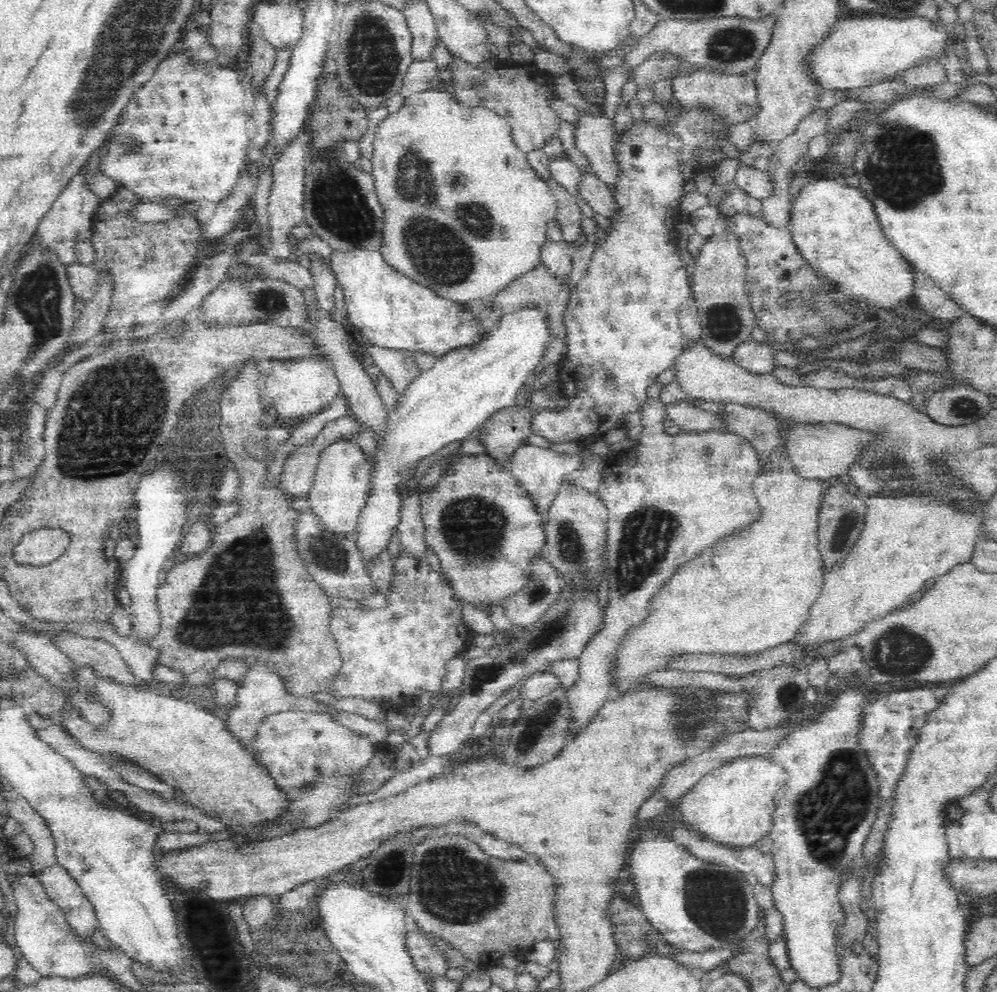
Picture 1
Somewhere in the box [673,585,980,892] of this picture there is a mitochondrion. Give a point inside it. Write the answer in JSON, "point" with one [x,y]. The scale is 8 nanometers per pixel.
{"point":[825,820]}

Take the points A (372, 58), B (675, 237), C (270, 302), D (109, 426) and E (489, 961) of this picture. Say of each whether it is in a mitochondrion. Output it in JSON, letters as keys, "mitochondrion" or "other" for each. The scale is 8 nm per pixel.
{"A":"mitochondrion","B":"other","C":"mitochondrion","D":"mitochondrion","E":"other"}

